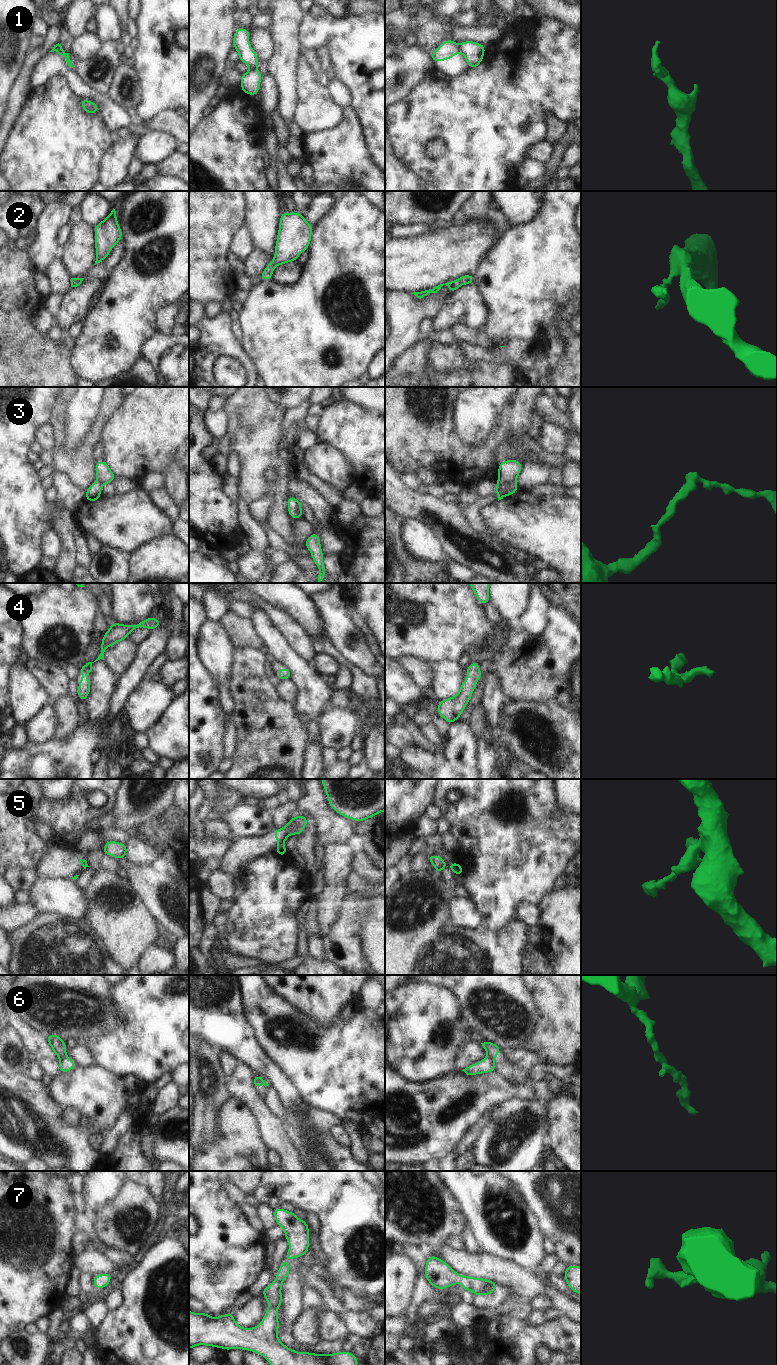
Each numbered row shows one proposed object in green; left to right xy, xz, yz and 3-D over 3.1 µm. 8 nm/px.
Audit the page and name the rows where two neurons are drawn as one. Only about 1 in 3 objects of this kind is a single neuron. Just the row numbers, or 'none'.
1, 3, 5, 6

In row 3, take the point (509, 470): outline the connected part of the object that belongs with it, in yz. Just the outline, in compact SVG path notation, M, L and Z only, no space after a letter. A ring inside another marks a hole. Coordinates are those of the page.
M504 460L498 466L497 483L505 485L516 482L522 469L522 464L519 460Z

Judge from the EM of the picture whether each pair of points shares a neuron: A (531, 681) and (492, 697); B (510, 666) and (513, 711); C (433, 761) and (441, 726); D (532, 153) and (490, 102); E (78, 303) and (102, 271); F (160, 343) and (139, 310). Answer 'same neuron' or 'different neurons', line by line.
A: different neurons
B: different neurons
C: different neurons
D: different neurons
E: same neuron
F: different neurons

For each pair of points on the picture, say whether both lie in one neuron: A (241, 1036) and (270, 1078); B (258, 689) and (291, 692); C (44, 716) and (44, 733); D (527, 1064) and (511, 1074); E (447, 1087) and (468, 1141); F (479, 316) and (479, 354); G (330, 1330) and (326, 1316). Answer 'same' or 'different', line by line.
A: same
B: different
C: same
D: different
E: different
F: different
G: same

